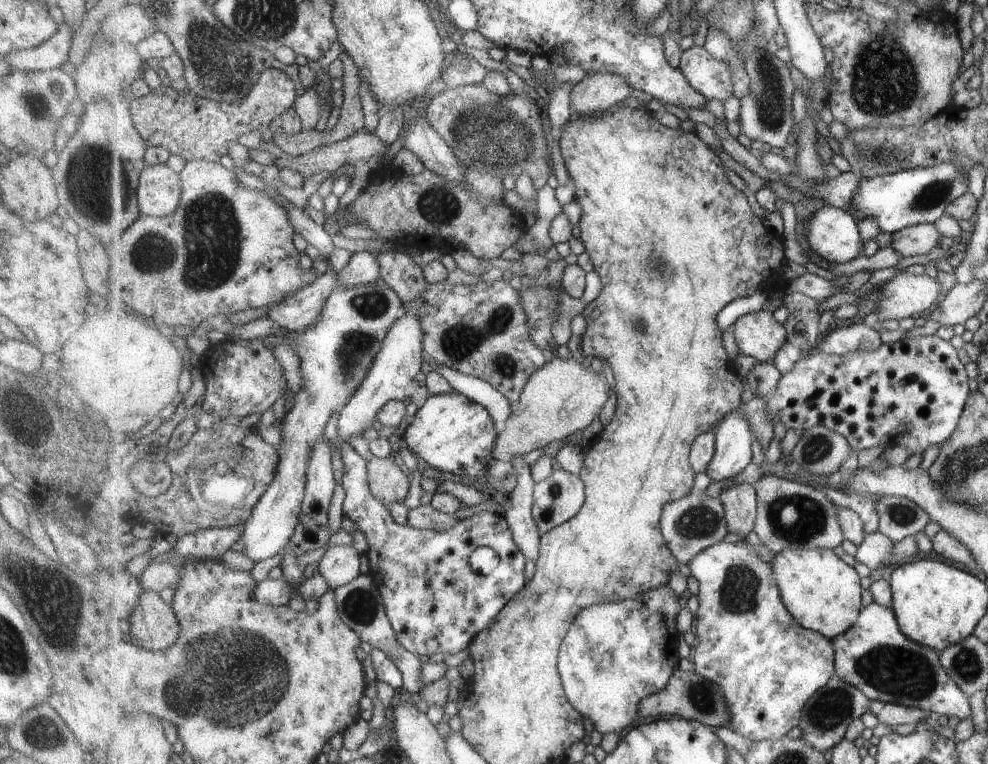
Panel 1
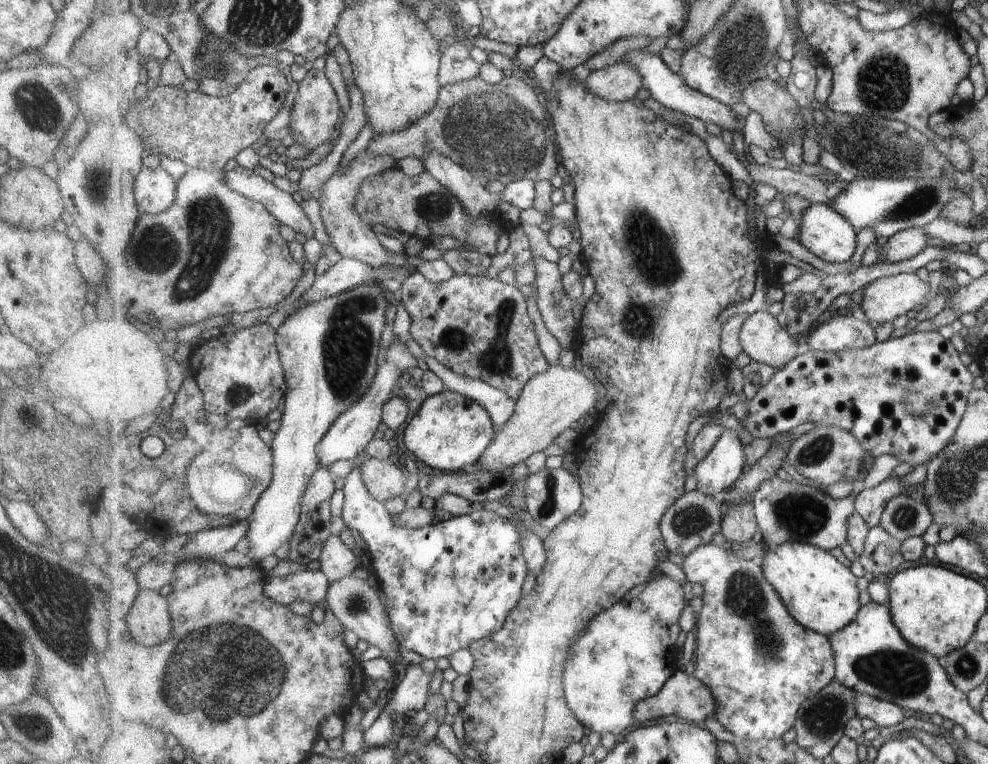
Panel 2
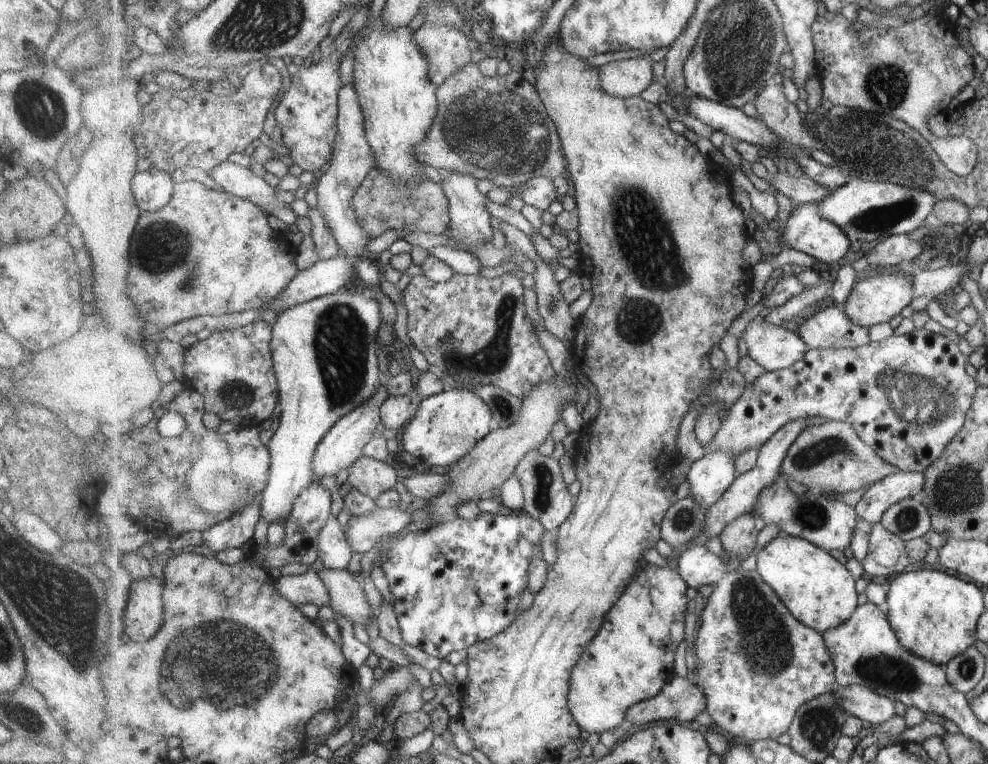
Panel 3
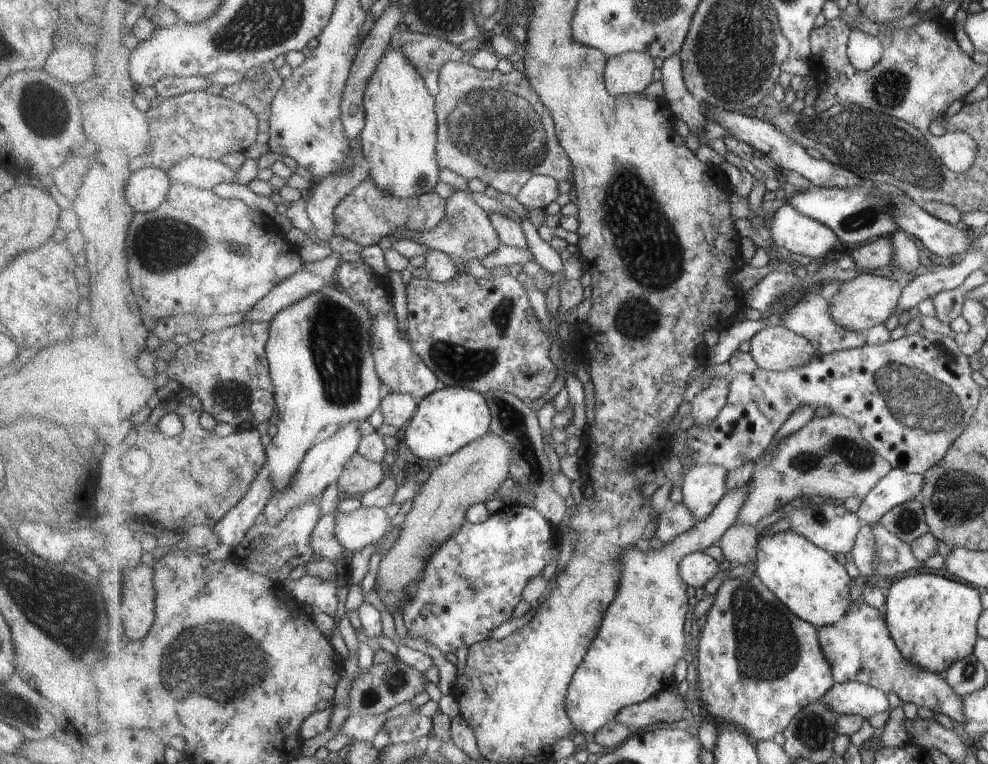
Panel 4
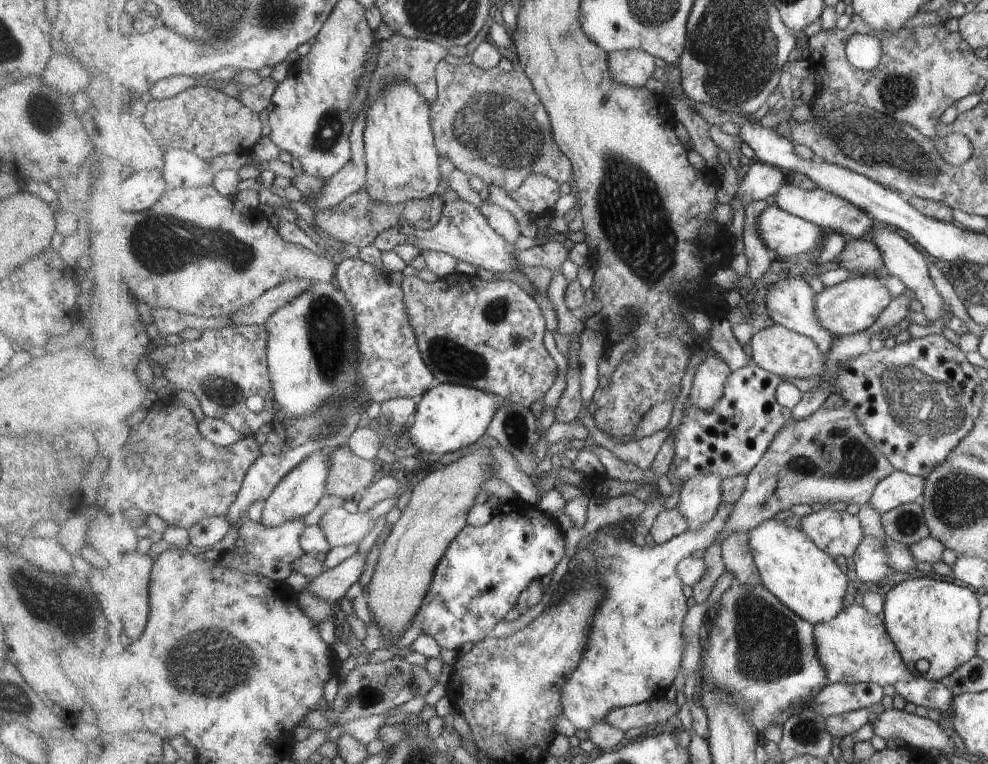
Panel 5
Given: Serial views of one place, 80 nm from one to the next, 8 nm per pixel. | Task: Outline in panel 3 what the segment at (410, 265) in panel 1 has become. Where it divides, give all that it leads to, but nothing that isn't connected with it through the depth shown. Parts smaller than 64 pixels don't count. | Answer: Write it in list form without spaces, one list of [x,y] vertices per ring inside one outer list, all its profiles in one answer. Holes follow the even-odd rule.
[[[354,84],[341,86],[340,91],[340,115],[338,116],[340,132],[334,144],[333,159],[324,174],[320,175],[315,185],[316,197],[318,198],[317,208],[323,212],[329,228],[333,230],[333,236],[337,240],[339,247],[346,256],[353,259],[373,258],[374,256],[366,251],[366,246],[373,238],[369,238],[367,230],[359,224],[355,206],[351,200],[355,198],[355,192],[367,174],[375,164],[375,152],[369,146],[366,138],[365,120],[363,110],[360,106],[359,96]]]

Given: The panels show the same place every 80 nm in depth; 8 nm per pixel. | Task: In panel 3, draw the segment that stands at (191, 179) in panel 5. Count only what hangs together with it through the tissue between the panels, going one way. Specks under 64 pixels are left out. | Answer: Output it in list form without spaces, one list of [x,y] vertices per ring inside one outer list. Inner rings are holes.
[[[223,162],[217,168],[209,170],[208,181],[218,184],[227,193],[234,196],[251,200],[261,209],[268,211],[271,216],[286,225],[296,224],[299,215],[288,208],[288,204],[279,200],[275,190],[263,178],[255,176],[248,167],[233,164],[233,162]]]

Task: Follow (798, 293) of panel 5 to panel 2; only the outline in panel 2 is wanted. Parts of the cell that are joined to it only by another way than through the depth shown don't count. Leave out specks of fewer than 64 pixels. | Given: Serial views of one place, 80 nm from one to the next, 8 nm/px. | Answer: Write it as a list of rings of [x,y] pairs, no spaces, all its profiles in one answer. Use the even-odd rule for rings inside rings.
[[[845,314],[831,317],[809,332],[805,348],[817,351],[843,352],[870,348],[877,344],[877,332],[869,322]]]

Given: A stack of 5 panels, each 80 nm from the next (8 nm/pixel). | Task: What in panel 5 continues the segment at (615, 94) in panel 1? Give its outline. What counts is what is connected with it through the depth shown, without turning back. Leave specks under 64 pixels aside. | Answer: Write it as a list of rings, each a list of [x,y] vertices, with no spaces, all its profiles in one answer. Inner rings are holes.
[[[623,50],[609,56],[609,72],[615,84],[644,88],[657,70],[655,58],[645,50]]]

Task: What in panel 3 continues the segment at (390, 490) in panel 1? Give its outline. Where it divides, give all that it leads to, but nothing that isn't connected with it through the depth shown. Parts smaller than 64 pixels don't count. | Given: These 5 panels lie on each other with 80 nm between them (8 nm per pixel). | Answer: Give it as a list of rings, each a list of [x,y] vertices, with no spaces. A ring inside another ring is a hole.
[[[363,456],[350,470],[343,488],[357,488],[359,492],[375,499],[397,486],[399,478],[391,461],[380,462],[379,458]]]

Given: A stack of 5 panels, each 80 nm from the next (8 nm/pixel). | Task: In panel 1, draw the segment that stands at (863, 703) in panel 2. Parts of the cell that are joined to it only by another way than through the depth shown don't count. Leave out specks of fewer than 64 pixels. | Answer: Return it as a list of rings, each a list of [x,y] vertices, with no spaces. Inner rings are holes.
[[[873,701],[870,712],[875,715],[878,721],[888,726],[901,726],[901,724],[917,725],[927,717],[933,718],[936,716],[931,712],[926,712],[919,708],[885,703],[882,701]]]

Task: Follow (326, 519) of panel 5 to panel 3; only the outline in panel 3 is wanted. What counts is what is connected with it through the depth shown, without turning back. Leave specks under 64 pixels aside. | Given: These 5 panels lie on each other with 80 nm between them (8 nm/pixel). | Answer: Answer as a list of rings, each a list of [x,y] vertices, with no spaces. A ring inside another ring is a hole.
[[[382,507],[371,514],[350,518],[346,538],[353,552],[362,555],[377,546],[383,534],[401,531],[411,521],[411,514],[401,510],[387,510]]]

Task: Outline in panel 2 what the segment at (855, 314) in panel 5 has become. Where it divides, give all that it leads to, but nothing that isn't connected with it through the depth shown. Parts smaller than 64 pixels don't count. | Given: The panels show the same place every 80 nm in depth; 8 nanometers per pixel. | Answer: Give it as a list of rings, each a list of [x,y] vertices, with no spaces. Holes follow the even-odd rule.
[[[900,273],[875,280],[863,289],[860,310],[867,320],[877,324],[893,322],[910,310],[924,303],[929,292],[929,282],[921,280],[916,273]]]

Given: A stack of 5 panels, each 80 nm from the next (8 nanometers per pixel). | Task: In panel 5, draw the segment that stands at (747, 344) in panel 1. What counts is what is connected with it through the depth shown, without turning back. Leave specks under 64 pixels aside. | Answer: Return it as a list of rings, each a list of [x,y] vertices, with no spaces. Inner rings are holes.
[[[779,324],[755,331],[750,340],[749,354],[752,362],[760,368],[787,378],[819,376],[826,364],[826,354],[821,352],[821,348],[815,344],[815,341],[809,336],[788,330]]]

